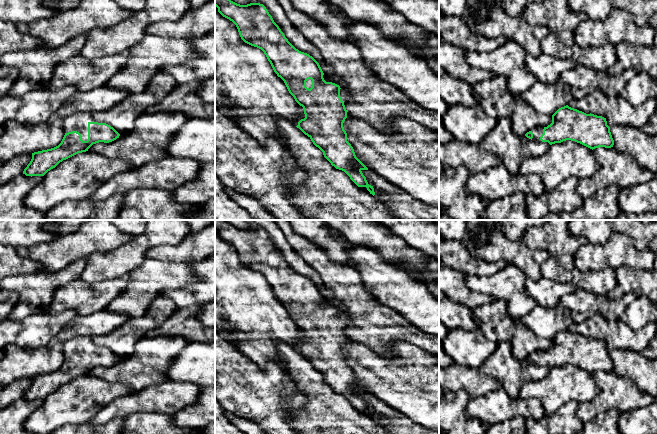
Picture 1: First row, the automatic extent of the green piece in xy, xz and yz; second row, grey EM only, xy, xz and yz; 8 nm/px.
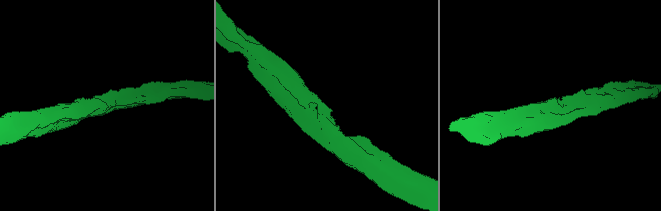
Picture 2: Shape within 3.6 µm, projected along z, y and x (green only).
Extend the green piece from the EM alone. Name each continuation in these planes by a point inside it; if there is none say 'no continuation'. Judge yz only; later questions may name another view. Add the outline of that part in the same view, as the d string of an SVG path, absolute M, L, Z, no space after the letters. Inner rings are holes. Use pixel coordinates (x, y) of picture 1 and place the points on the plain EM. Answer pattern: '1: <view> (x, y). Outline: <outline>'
1: yz (537, 355). Outline: M538 350L531 354L533 357L533 362L532 362L533 365L542 366L540 364L540 361L543 358L543 353L544 353L543 350Z

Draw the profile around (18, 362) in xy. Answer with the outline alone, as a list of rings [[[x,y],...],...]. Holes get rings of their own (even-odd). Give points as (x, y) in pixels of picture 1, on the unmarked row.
[[[62,342],[37,348],[10,344],[0,358],[0,385],[5,387],[19,379],[54,372],[64,359]]]

